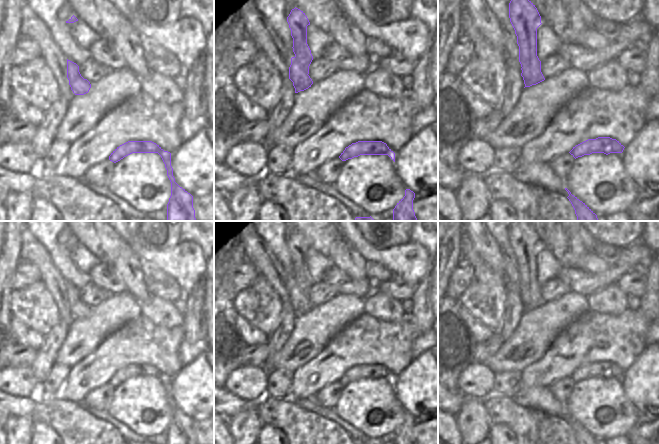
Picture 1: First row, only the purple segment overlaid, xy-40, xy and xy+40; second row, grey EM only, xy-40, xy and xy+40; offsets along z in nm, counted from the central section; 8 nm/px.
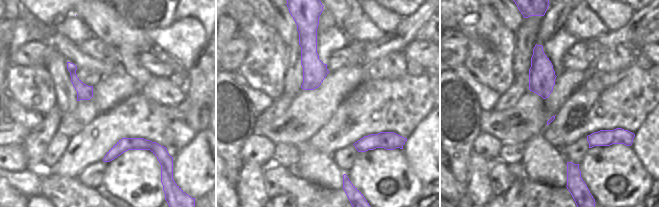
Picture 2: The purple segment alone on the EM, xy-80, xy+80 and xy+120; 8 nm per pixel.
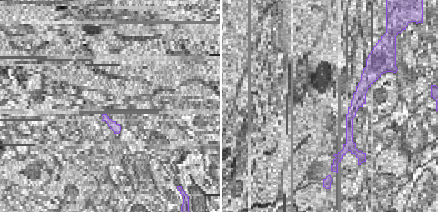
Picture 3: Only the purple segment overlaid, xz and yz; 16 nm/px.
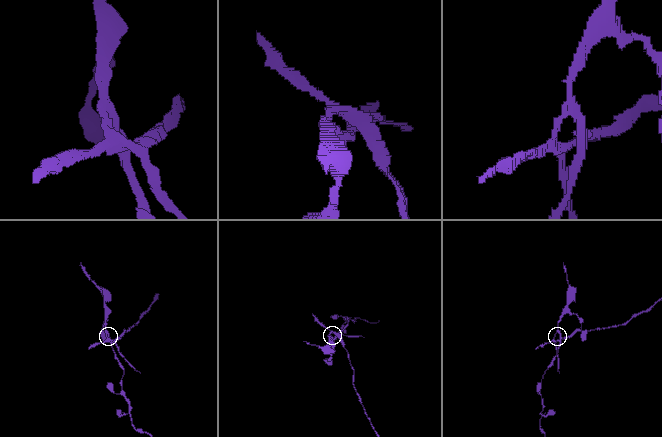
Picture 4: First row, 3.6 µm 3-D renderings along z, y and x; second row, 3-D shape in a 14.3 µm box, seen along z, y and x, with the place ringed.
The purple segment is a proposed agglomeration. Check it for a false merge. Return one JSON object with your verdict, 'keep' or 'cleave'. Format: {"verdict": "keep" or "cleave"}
{"verdict": "cleave"}

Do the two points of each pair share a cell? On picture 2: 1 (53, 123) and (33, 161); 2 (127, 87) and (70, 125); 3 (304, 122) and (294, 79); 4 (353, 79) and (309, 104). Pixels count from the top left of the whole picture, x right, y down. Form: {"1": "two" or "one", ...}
{"1": "one", "2": "one", "3": "two", "4": "one"}

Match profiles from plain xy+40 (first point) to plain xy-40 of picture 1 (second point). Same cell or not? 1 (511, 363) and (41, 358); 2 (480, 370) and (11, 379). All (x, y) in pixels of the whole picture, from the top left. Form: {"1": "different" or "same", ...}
{"1": "different", "2": "same"}

